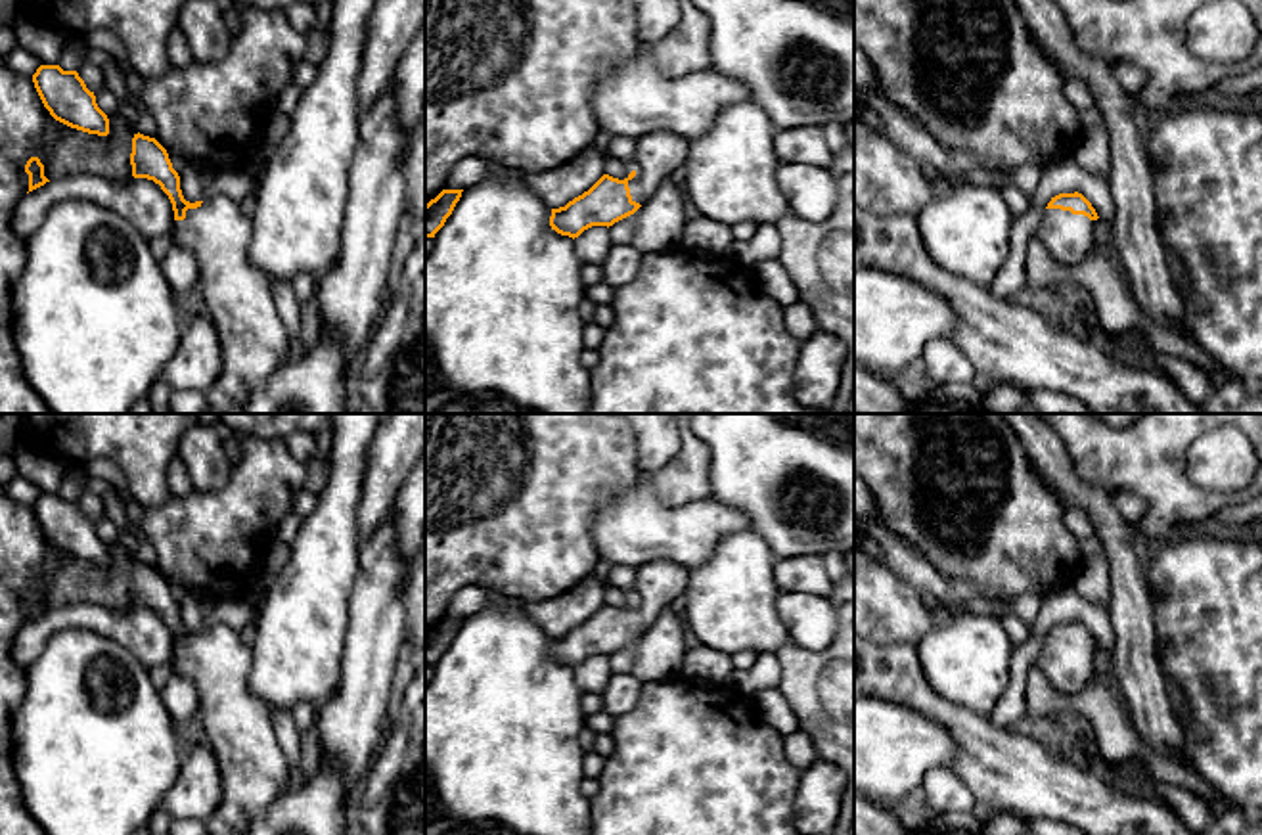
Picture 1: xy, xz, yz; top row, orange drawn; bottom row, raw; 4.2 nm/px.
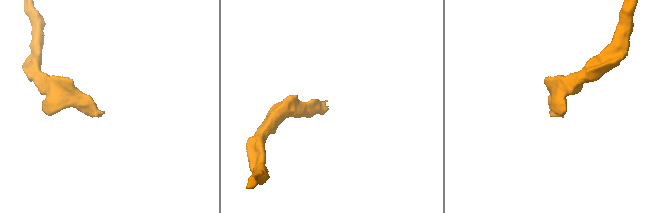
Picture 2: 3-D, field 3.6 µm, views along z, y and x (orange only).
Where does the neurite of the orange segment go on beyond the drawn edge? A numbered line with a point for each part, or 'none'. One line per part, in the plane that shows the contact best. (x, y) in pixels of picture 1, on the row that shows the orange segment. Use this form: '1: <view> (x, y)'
1: yz (1069, 238)

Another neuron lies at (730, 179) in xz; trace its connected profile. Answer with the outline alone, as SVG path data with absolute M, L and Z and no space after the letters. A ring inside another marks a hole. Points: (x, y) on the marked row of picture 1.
M753 102L726 105L703 136L689 142L684 195L701 216L735 226L777 224L789 214L776 172L777 128Z

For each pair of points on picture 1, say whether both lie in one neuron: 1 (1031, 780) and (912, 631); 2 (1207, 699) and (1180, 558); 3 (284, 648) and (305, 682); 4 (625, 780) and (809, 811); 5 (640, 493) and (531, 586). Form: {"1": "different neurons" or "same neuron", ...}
{"1": "different neurons", "2": "same neuron", "3": "same neuron", "4": "different neurons", "5": "different neurons"}

